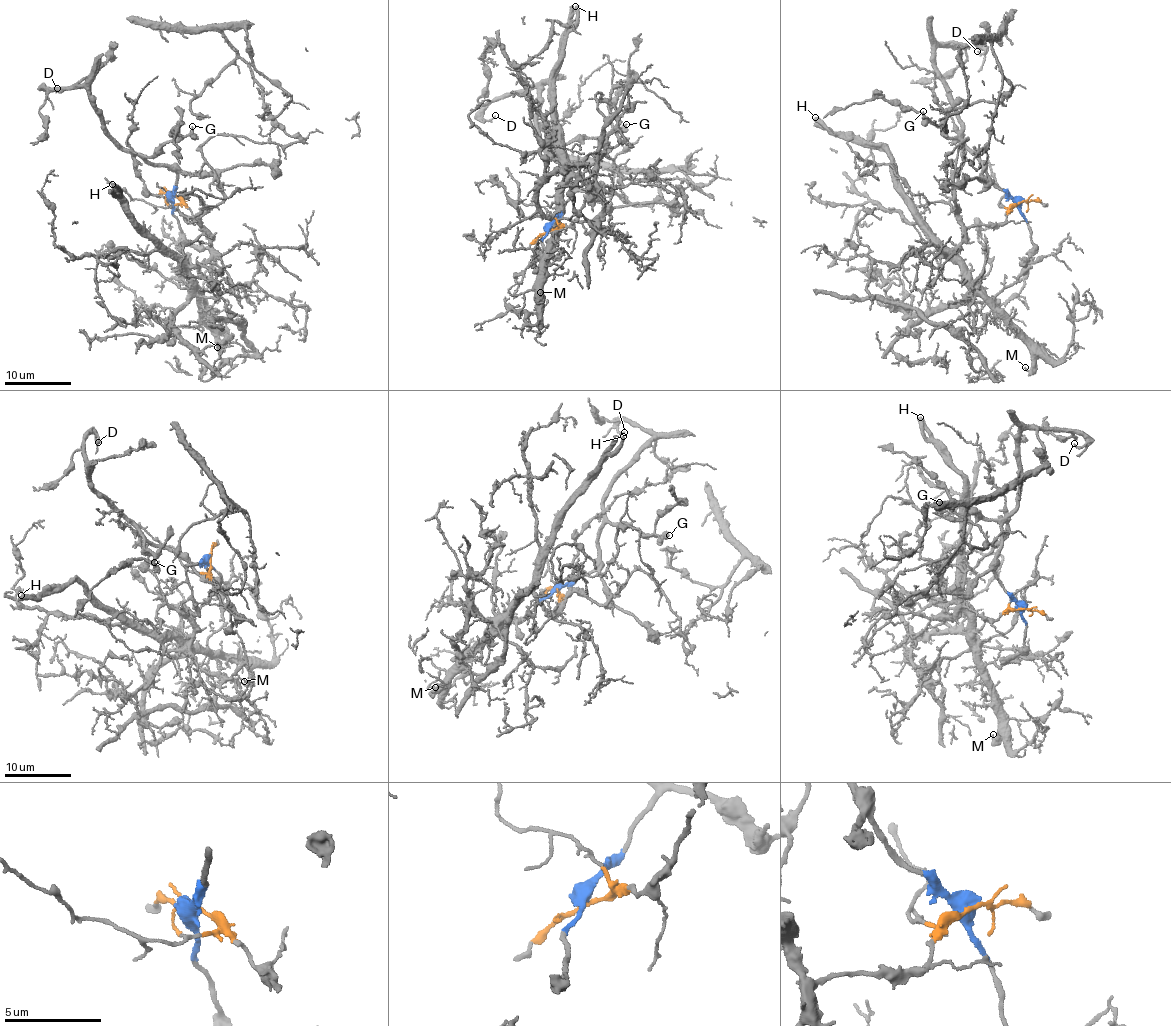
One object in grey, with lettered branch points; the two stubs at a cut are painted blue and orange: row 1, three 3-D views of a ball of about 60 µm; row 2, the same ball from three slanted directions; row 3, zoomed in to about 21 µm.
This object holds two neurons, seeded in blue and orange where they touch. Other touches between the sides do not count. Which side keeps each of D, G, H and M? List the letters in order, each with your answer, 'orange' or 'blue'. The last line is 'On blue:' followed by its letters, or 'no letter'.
D: blue
G: blue
H: orange
M: orange
On blue: D, G

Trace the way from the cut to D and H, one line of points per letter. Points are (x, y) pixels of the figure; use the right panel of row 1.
D: (1022, 202), (1001, 190), (962, 138), (964, 128), (935, 64), (943, 43), (984, 50), (978, 51)
H: (1022, 202), (1003, 222), (976, 224), (939, 256), (887, 152), (828, 132), (815, 117)

